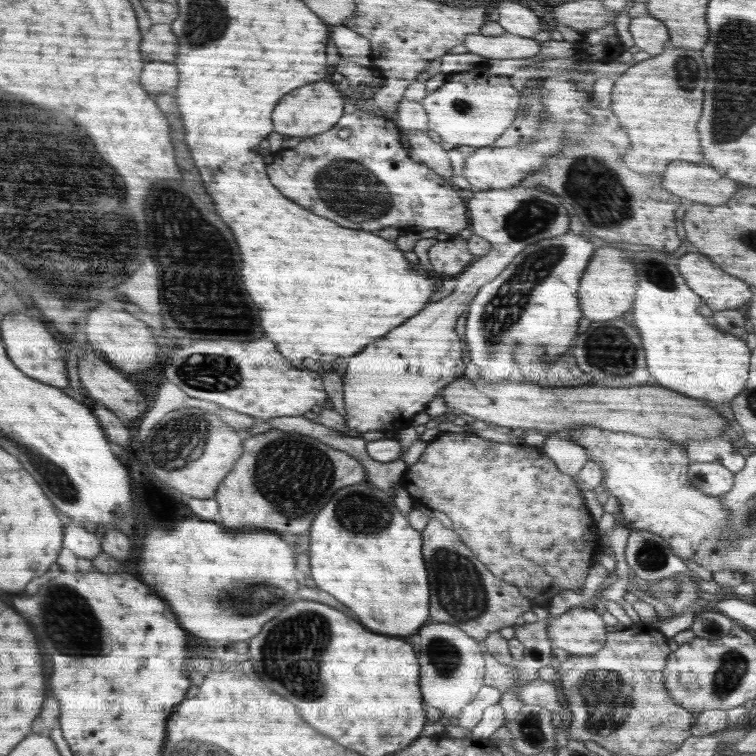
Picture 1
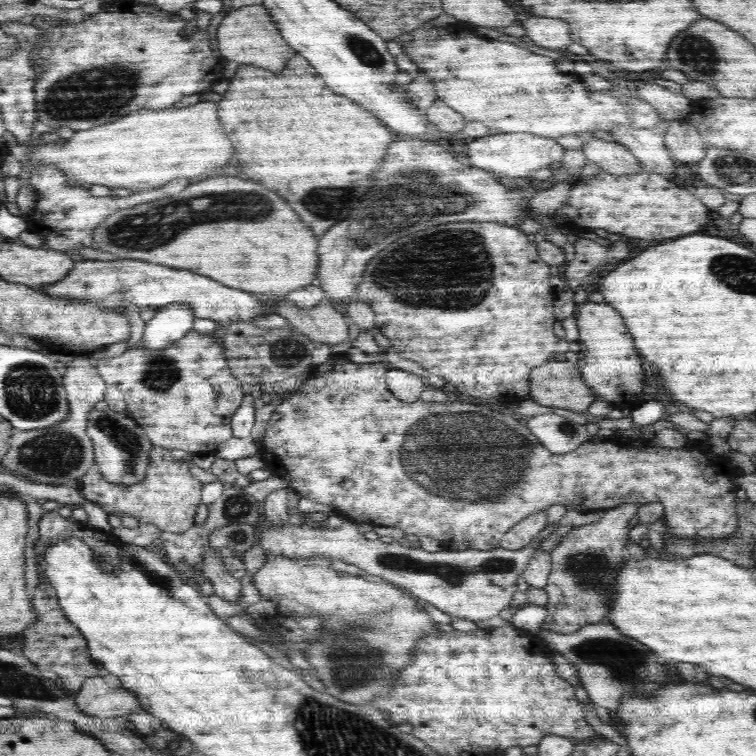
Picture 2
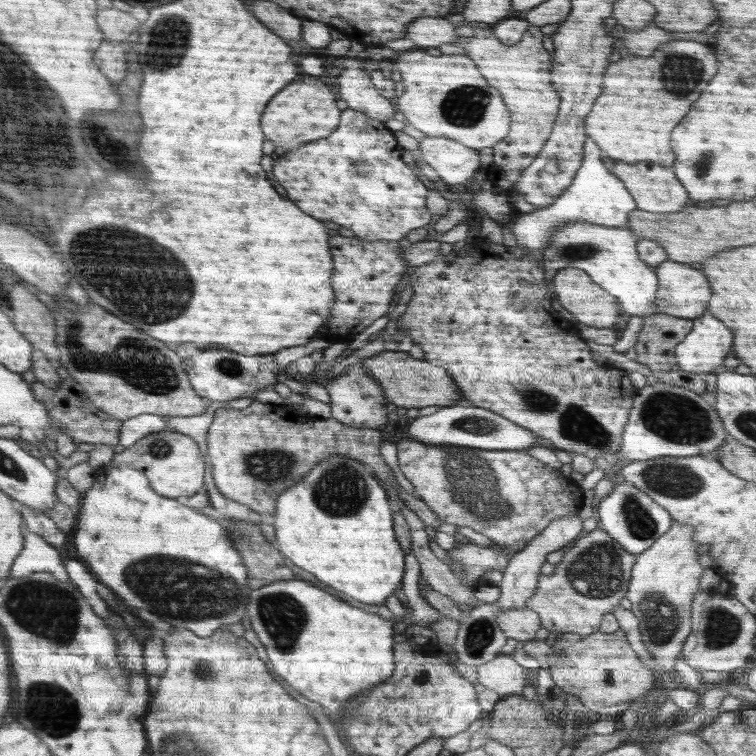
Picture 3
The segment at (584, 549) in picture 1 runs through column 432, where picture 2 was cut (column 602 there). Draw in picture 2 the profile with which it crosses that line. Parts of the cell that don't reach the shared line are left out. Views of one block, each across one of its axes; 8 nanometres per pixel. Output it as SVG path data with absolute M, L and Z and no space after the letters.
M339 354L331 355L325 363L313 367L306 375L306 378L298 382L295 390L290 392L290 394L281 396L286 398L285 401L276 406L271 419L267 423L265 437L258 447L265 469L272 472L272 475L280 476L280 478L288 481L290 487L301 498L330 506L334 510L334 514L341 515L347 520L371 523L378 526L393 526L400 528L405 534L432 537L441 541L442 549L449 550L465 550L468 548L495 550L500 547L502 538L513 526L516 526L524 518L546 511L550 506L554 505L562 505L567 510L585 513L616 509L624 504L634 504L642 507L644 504L662 502L664 504L663 516L664 520L666 520L666 526L668 526L666 530L668 530L668 534L672 534L672 538L678 538L678 540L692 538L692 534L696 530L696 524L698 524L698 538L700 540L702 538L710 538L710 541L722 541L722 538L728 539L736 531L736 524L738 524L736 490L738 489L732 484L732 478L736 478L736 475L740 474L730 464L729 457L720 457L708 445L694 445L691 443L690 446L681 449L652 446L626 447L616 443L616 440L613 441L612 437L602 435L599 443L594 443L594 440L590 440L572 452L554 454L537 440L521 418L501 408L479 404L478 402L468 403L458 400L448 400L446 403L424 402L420 399L408 404L400 402L386 388L384 380L388 368L389 366L385 363L353 363L346 356Z

